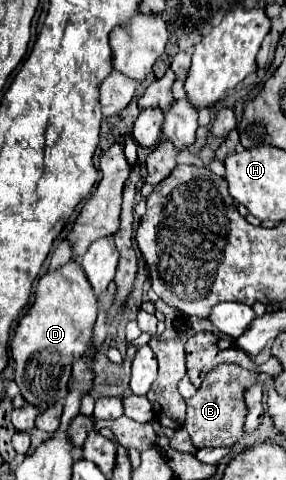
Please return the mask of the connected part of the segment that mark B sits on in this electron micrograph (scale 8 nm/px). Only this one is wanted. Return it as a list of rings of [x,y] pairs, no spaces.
[[[220,364],[215,367],[201,383],[199,391],[187,399],[187,419],[183,429],[191,435],[195,449],[201,447],[233,447],[233,443],[241,437],[245,417],[247,417],[247,403],[245,391],[255,385],[257,381],[255,371],[247,371],[237,364]]]

